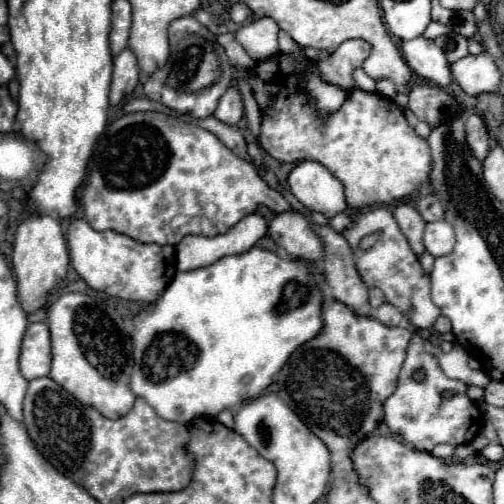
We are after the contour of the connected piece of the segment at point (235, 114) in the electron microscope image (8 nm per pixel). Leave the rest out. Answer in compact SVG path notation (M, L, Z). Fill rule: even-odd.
M228 88L226 94L220 98L220 104L214 112L214 116L224 122L224 124L230 124L230 126L236 126L240 122L244 114L244 106L242 106L242 98L240 98L240 92L236 88Z

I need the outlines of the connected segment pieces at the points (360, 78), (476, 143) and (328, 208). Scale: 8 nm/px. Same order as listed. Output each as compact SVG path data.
M356 68L352 72L352 78L354 78L354 84L364 90L364 92L376 92L376 82L372 78L368 78L368 74L364 74L362 68Z
M470 114L468 122L466 122L466 142L468 148L472 150L472 154L482 162L488 156L488 132L486 126L482 122L482 118L478 114Z
M304 160L288 176L290 192L312 212L324 214L328 220L346 210L342 182L320 162Z

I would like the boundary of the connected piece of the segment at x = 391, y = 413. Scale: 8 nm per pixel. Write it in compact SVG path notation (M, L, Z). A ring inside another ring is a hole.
M414 334L408 356L398 376L398 388L384 402L384 422L394 434L402 436L416 450L430 452L436 444L468 444L482 428L482 414L478 404L466 396L466 384L460 380L450 380L442 372L438 362L432 356L424 354L424 340L420 338L420 334ZM418 368L426 370L426 378L422 382L412 380L412 372ZM444 390L454 390L458 396L452 400L444 400Z

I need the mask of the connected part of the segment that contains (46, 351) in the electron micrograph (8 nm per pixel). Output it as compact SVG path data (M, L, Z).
M44 322L30 324L22 340L22 354L20 354L22 376L26 380L48 376L50 364L52 364L50 330Z

